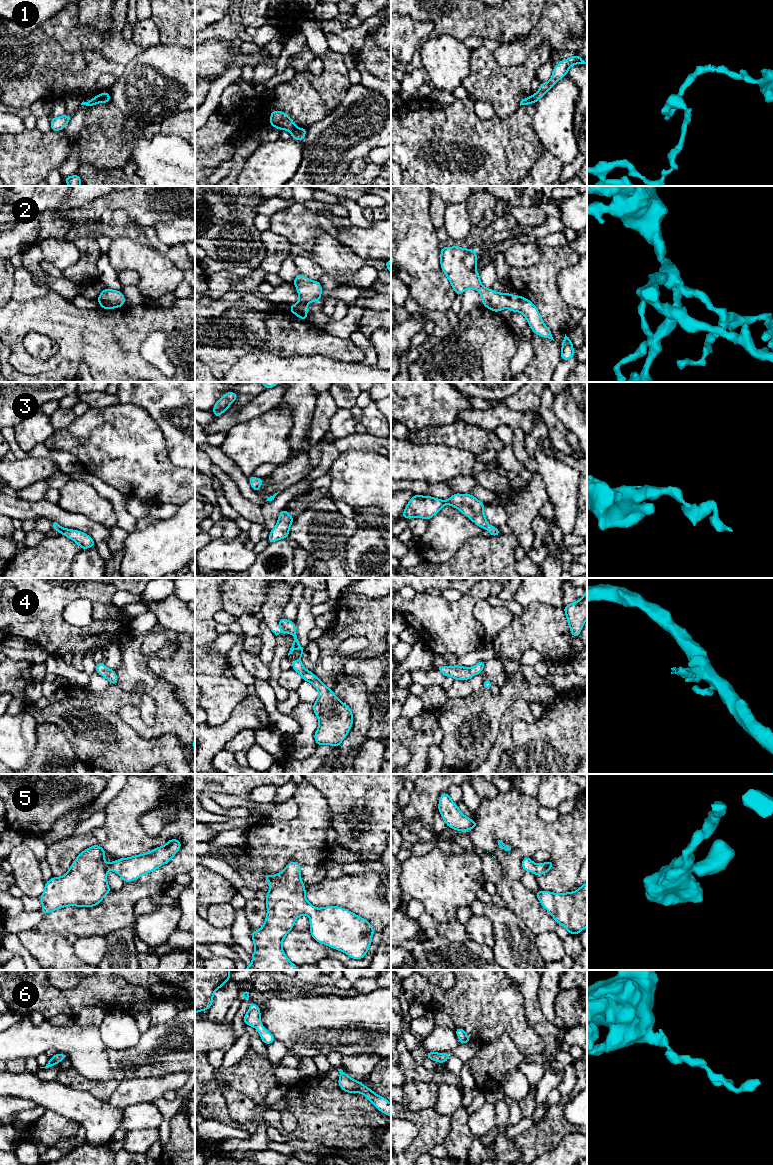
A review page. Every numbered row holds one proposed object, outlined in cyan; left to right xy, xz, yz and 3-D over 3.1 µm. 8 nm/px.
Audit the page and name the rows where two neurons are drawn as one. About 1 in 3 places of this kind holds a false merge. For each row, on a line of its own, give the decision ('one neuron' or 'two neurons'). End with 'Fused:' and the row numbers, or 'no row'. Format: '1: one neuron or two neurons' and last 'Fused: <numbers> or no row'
1: two neurons
2: one neuron
3: one neuron
4: one neuron
5: one neuron
6: one neuron
Fused: 1

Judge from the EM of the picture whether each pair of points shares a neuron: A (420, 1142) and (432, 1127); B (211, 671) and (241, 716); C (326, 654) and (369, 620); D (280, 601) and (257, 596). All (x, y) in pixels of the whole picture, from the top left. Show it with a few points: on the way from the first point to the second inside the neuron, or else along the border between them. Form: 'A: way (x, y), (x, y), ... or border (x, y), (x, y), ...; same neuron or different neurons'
A: way (424, 1138), (431, 1131); same neuron
B: border (248, 694), (219, 725); different neurons
C: way (332, 642), (354, 620), (357, 620); same neuron
D: border (268, 588), (260, 611); different neurons

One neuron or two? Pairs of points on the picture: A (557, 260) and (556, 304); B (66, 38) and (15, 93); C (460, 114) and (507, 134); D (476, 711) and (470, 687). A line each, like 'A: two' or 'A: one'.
A: one
B: two
C: one
D: two

